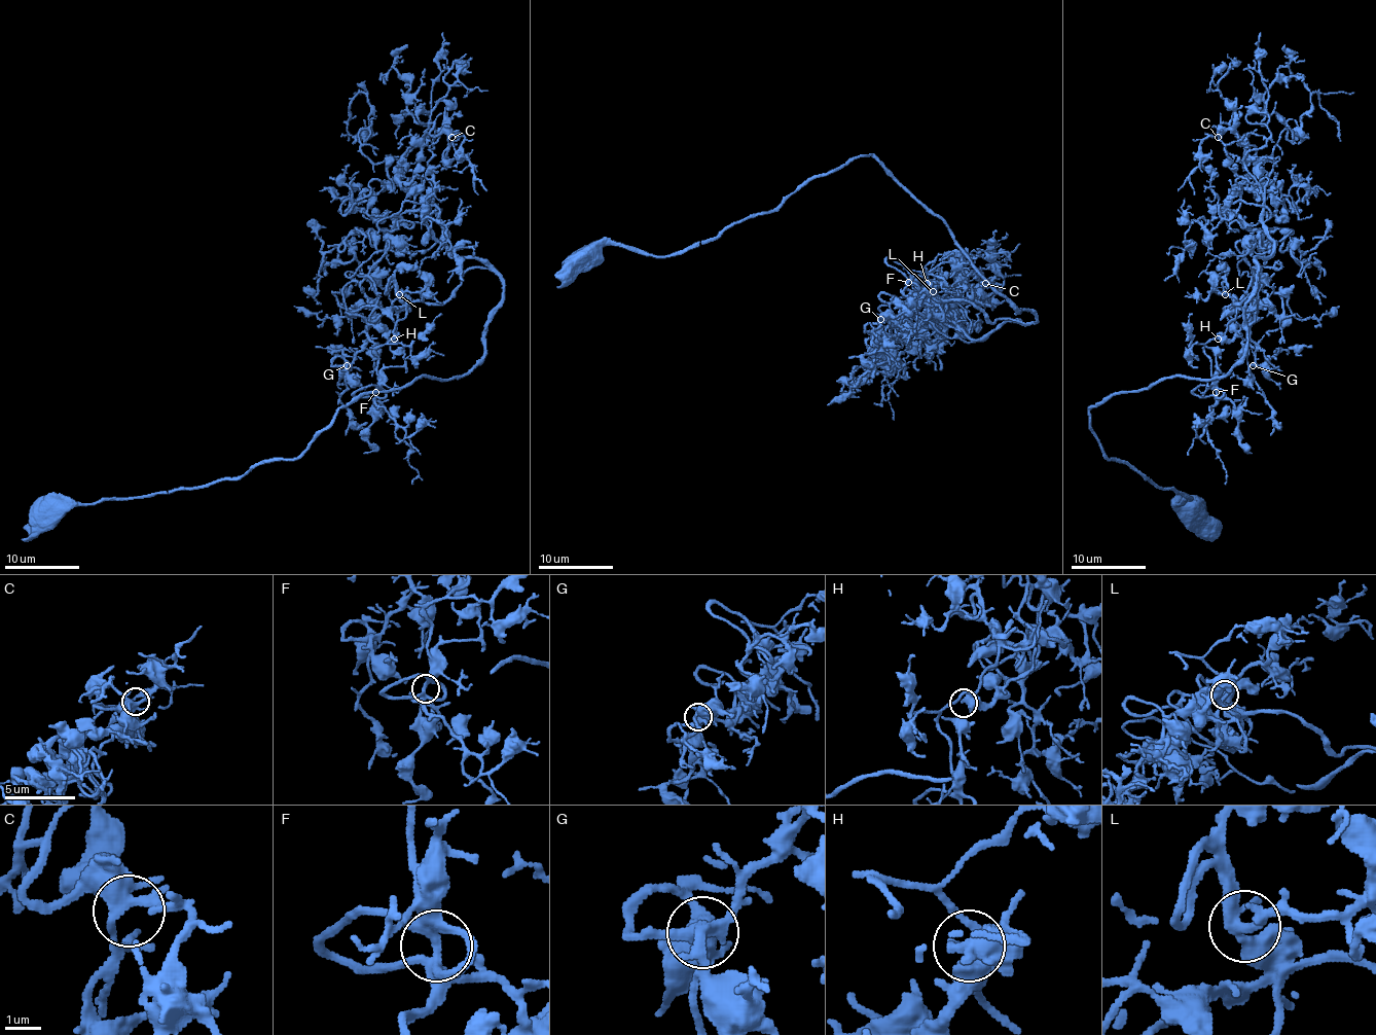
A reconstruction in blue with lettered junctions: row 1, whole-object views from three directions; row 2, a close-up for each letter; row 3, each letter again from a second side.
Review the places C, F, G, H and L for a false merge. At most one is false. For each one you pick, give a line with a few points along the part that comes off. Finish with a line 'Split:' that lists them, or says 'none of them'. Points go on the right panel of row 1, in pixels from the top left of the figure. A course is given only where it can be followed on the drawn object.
Split: none of them

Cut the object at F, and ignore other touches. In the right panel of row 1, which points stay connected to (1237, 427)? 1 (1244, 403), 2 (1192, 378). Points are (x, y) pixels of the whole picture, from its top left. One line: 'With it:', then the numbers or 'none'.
With it: 1

